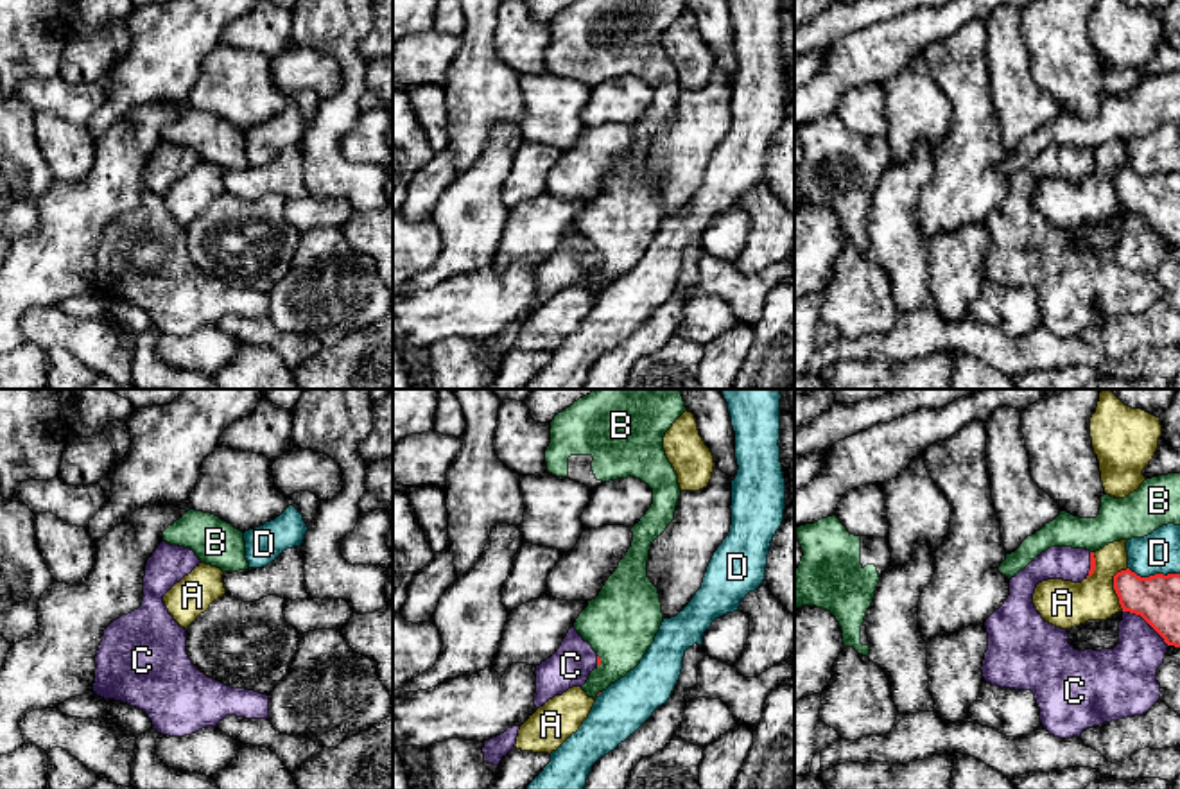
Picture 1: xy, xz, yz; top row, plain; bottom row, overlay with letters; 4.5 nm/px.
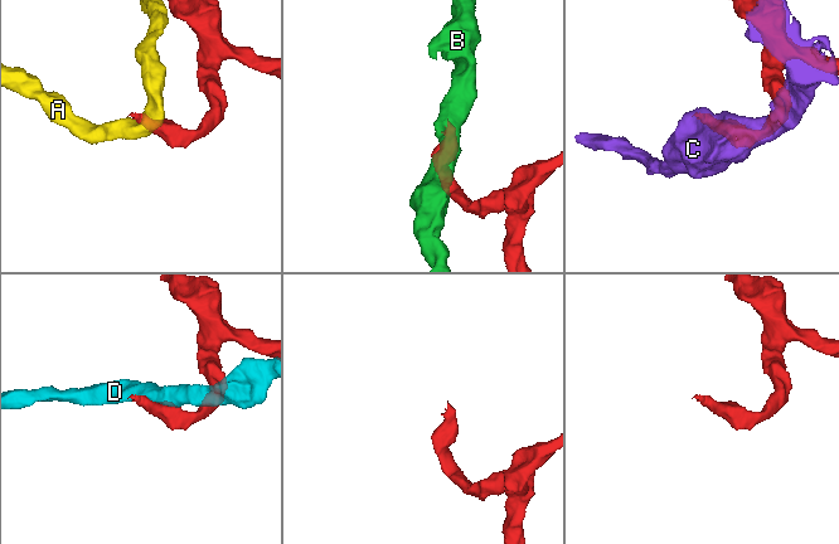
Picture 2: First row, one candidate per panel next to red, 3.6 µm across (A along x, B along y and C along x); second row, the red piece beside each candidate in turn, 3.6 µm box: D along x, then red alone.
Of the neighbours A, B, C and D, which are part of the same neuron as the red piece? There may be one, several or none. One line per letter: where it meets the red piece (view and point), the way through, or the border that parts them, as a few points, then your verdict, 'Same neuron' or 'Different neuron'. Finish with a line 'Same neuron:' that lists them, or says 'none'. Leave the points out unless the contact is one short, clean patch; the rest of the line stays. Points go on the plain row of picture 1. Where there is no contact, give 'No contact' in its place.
A: Touches red at yz (1114, 185). Different neuron
B: Touches red at xz (599, 259). Boundary: xz (598, 253), (599, 264). Different neuron
C: Touches red at yz (1146, 219). Same neuron
D: Touches red at yz (1153, 174). Different neuron
Same neuron: C

